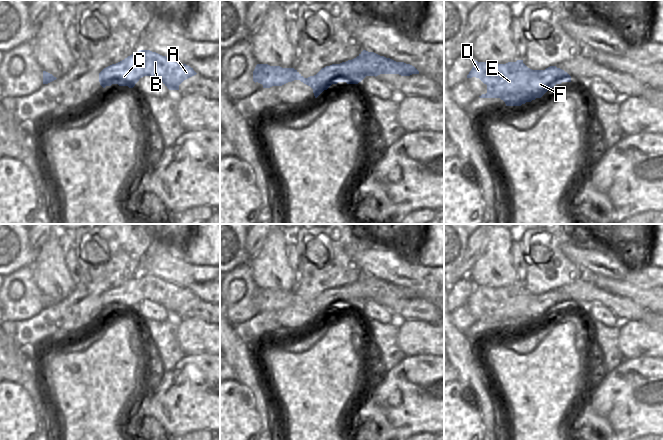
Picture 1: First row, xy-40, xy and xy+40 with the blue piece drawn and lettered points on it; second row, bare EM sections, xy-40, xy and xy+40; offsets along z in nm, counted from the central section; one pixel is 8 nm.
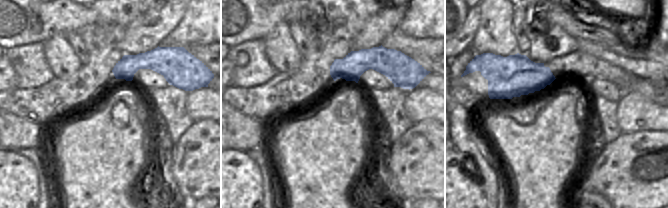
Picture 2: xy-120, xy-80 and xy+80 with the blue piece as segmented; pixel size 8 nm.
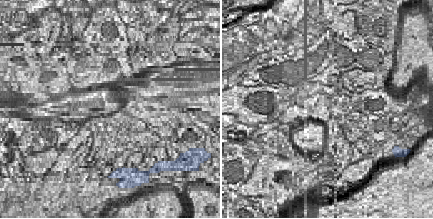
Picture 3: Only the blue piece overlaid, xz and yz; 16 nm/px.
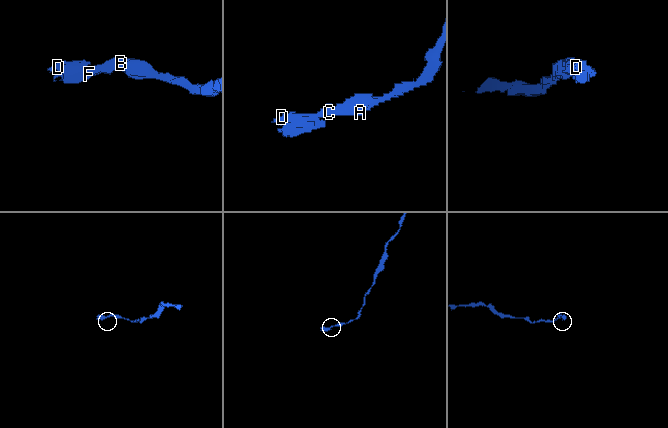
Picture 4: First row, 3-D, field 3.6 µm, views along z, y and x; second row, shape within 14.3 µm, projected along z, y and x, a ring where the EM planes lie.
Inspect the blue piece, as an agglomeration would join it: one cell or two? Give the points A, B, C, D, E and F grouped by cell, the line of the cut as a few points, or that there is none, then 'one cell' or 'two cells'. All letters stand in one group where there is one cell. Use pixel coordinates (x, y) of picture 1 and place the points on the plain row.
A B C / D E F | xy (316, 301), (321, 306), (342, 298), (345, 305) | two cells

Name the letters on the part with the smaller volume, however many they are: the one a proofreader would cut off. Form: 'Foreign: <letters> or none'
Foreign: D, E, F

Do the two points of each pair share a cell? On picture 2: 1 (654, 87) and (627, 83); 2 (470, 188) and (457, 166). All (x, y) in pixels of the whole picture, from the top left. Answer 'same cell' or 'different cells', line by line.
1: different cells
2: same cell

